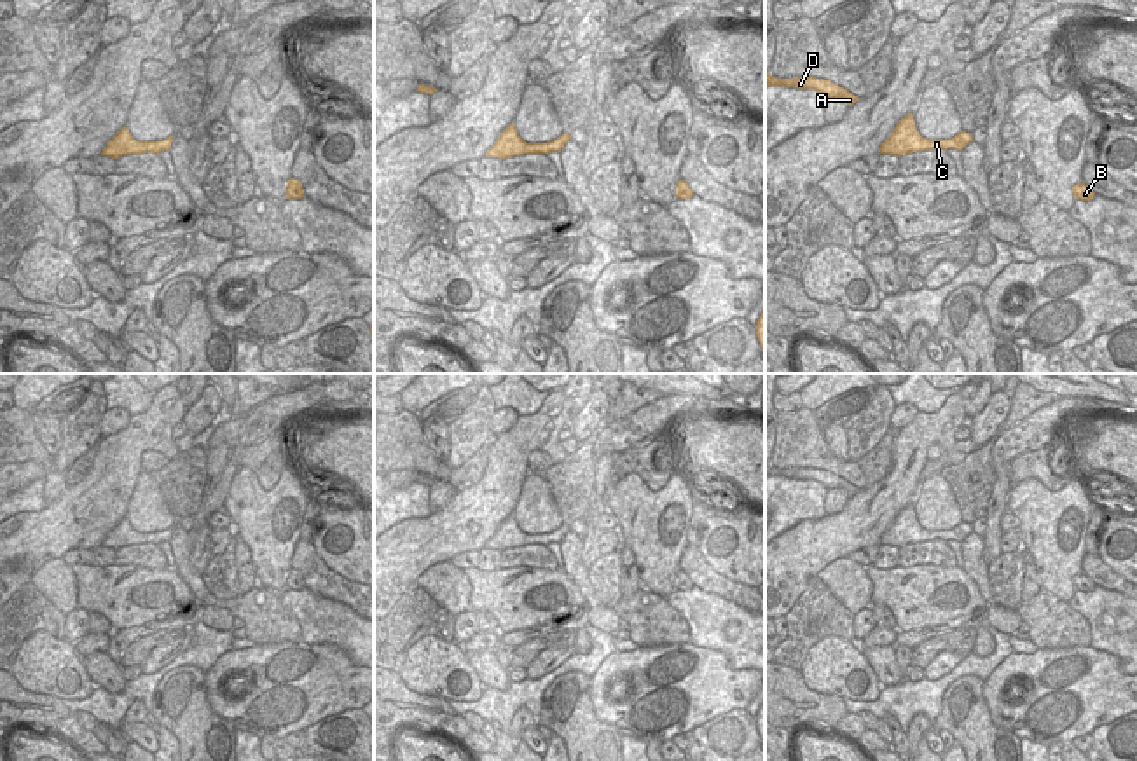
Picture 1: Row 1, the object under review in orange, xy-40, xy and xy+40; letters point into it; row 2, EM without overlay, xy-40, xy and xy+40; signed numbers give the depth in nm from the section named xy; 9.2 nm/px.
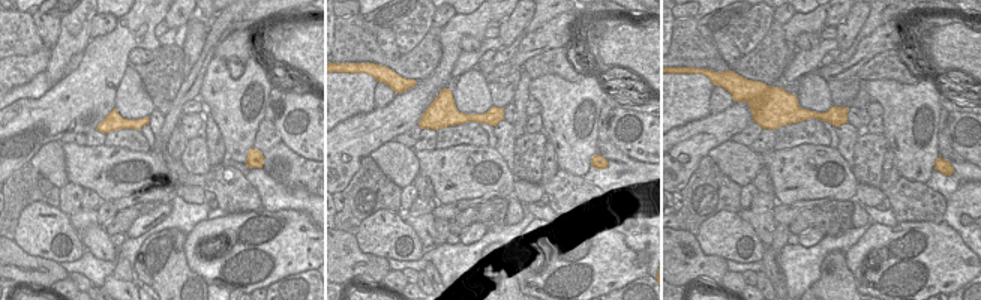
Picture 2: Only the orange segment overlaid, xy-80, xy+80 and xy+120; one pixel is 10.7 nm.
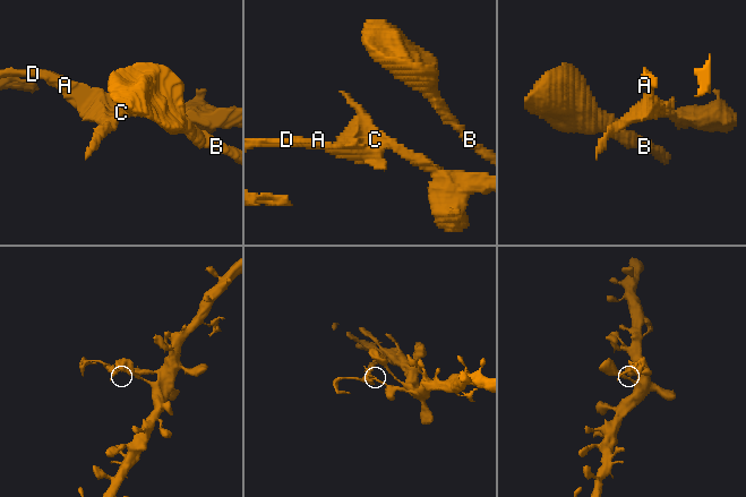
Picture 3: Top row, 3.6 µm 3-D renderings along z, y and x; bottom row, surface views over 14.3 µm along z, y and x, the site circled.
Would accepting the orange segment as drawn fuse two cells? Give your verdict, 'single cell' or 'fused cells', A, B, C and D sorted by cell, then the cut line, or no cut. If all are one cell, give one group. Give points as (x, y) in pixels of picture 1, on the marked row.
fused cells; A C D / B; cut in xy+40 along (954, 137), (959, 149)

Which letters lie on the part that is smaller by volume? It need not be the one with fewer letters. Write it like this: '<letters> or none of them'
A, C, D

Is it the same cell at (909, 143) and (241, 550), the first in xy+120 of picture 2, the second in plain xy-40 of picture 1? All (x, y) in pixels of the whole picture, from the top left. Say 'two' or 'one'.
two

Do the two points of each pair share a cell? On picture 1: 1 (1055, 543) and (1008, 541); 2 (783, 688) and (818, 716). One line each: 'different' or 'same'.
1: different
2: same

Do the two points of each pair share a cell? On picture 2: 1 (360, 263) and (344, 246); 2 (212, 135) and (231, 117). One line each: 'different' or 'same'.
1: same
2: different

